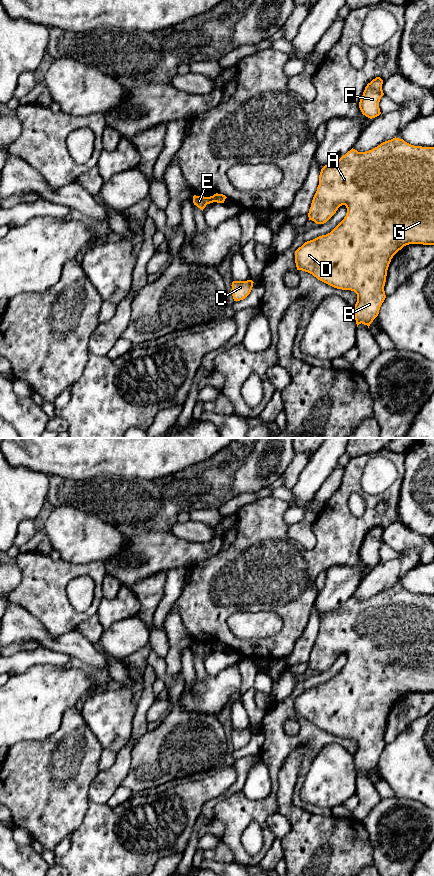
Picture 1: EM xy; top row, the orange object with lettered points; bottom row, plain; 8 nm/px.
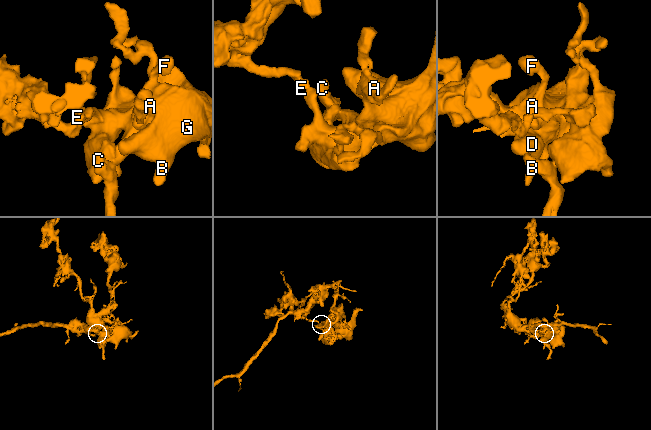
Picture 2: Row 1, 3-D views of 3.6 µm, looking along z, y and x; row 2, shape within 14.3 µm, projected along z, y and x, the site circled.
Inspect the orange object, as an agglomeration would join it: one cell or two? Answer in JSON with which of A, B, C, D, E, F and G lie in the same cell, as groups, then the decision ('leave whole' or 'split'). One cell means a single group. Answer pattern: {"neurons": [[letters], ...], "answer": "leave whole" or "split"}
{"neurons": [["A", "B", "C", "D", "F", "G"], ["E"]], "answer": "split"}

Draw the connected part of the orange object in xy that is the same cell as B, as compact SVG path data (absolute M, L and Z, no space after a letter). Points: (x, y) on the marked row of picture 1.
M395 137L366 152L358 152L352 148L335 163L325 165L321 169L319 185L309 209L309 220L314 221L316 224L324 224L342 205L345 205L347 208L344 219L330 233L307 241L299 247L295 251L295 263L297 270L308 272L318 280L334 288L354 291L357 294L357 302L354 306L357 327L362 323L369 328L370 324L378 316L380 307L386 298L384 286L387 270L393 256L404 246L409 244L434 245L434 147L414 146L405 142L403 139Z

